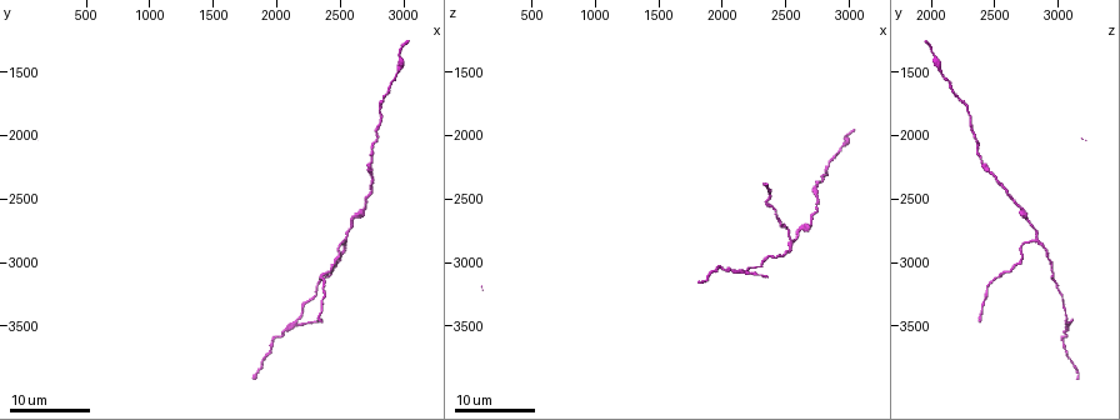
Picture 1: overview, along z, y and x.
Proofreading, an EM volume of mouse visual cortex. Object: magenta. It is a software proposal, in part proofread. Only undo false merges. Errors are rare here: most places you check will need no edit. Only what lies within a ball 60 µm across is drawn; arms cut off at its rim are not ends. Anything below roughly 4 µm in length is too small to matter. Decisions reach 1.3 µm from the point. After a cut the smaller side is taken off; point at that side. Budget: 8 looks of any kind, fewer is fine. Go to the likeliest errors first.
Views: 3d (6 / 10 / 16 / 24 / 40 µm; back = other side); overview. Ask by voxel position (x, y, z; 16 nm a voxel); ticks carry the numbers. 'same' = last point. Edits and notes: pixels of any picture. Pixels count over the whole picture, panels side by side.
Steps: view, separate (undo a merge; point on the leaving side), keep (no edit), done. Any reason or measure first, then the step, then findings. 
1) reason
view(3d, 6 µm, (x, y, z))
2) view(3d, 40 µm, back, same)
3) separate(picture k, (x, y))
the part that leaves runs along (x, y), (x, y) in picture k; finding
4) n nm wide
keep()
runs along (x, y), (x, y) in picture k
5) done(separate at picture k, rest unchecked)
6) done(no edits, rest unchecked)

arms part here
view(3d, 16 µm, (2520, 2840, 2820))

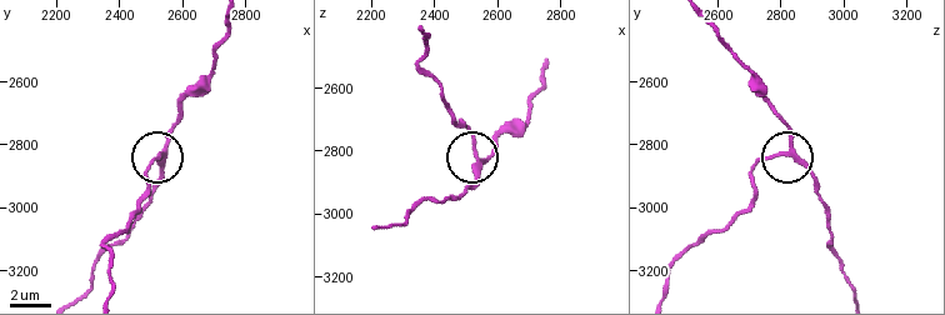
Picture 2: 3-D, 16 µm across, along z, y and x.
view(3d, 6 µm, (2530, 2820, 2810))

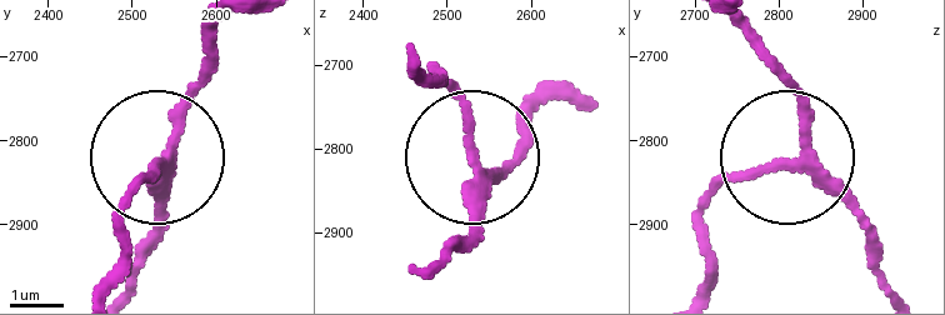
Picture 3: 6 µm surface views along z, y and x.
keep()
runs along (889, 283), (844, 203), (776, 163), (723, 189), (696, 225) in picture 3; one neuron here

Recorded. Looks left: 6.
sudden change in width
view(3d, 16 µm, (2680, 2560, 2700))

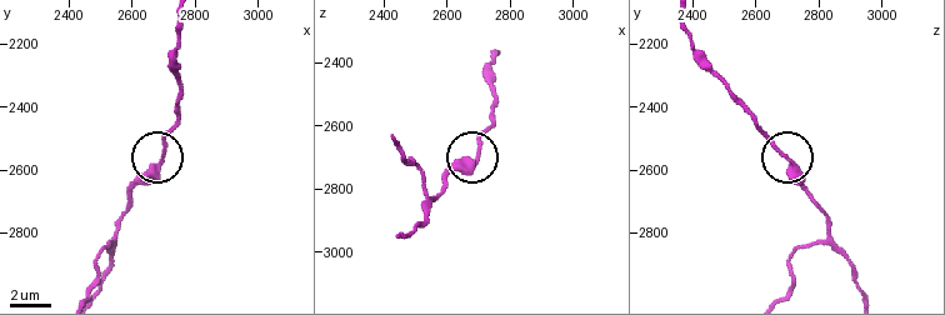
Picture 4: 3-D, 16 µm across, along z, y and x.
zoom in
view(3d, 10 µm, (2680, 2580, 2710))

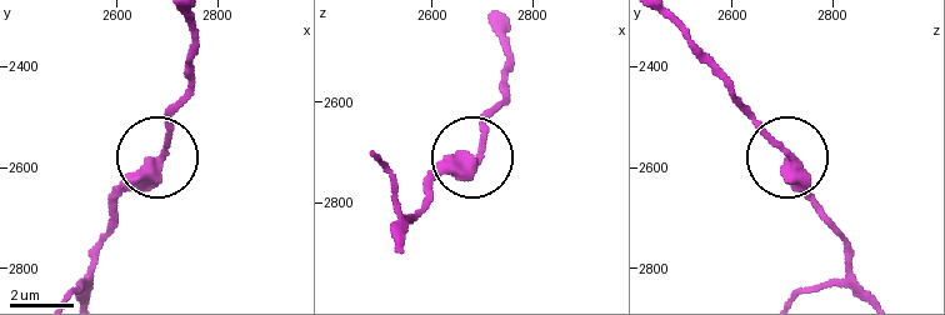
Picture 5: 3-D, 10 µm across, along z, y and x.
340 nm wide
keep()
runs along (864, 289), (845, 240), (799, 168), (738, 106) in picture 5; one neuron here

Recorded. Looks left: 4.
calibre changes
view(3d, 16 µm, (2440, 3080, 2620))

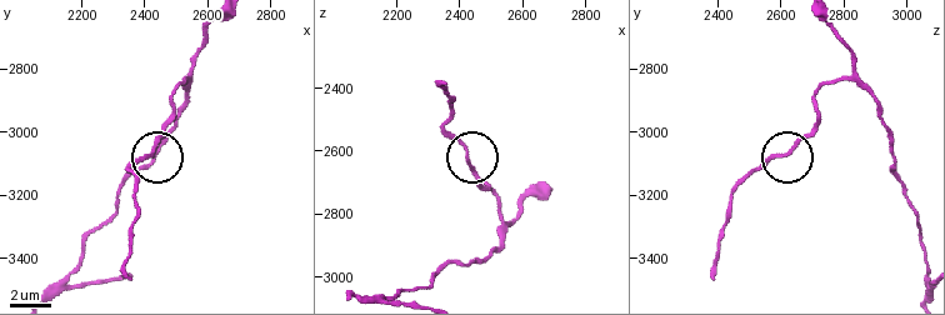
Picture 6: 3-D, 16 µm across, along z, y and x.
closer look
view(3d, 10 µm, (2420, 3070, 2600))

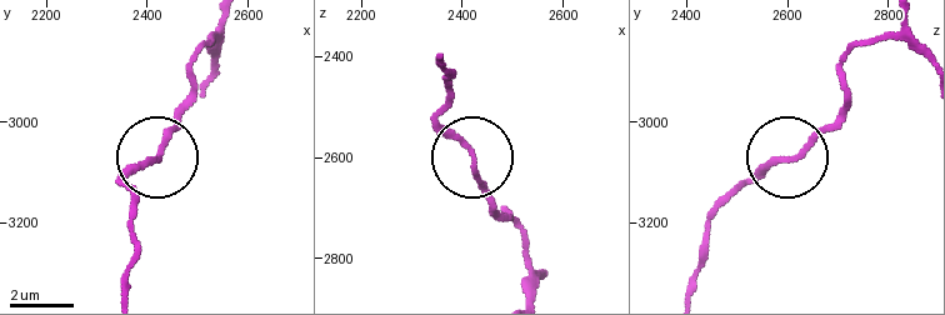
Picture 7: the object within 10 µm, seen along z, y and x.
keep()
runs along (919, 53), (855, 50), (839, 115), (736, 185) in picture 7; one neuron here

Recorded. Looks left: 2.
sudden change in width
view(3d, 24 µm, (2740, 2240, 2380))

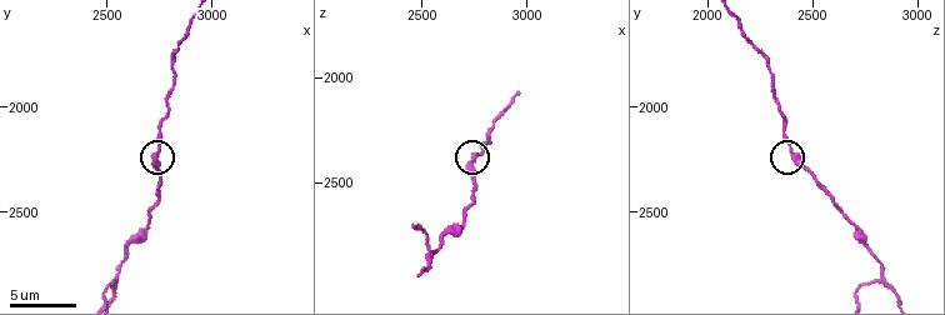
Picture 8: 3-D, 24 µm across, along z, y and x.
view(3d, 10 µm, (2740, 2230, 2400))

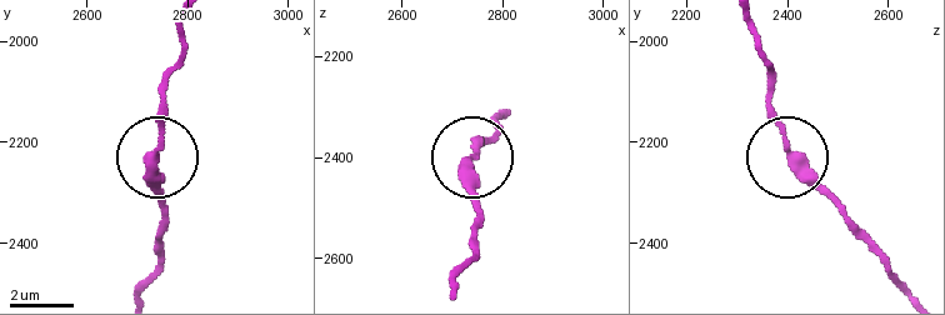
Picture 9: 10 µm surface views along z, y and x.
keep()
runs along (145, 288), (161, 248), (161, 73) in picture 9; one neuron here

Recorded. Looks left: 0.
done(no edits, rest unchecked)

